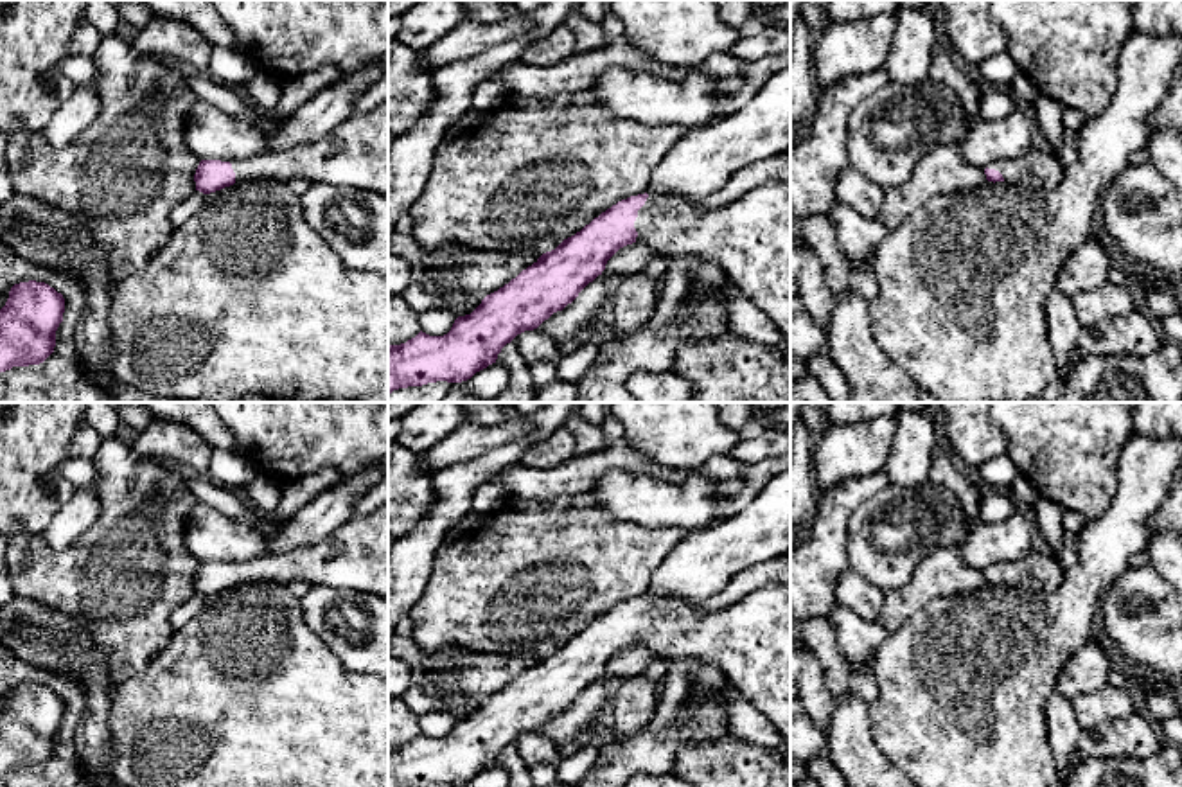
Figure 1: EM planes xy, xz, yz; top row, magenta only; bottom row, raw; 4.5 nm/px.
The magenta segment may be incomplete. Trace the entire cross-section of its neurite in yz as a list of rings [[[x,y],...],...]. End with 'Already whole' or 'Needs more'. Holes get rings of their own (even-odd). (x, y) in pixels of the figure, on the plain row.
[[[1024,559],[1015,562],[1001,562],[993,564],[984,571],[988,584],[1008,584],[1008,586],[1029,586],[1033,589],[1040,589],[1040,582],[1031,573],[1028,562]]]. Needs more

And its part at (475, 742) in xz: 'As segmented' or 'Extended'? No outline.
Extended

